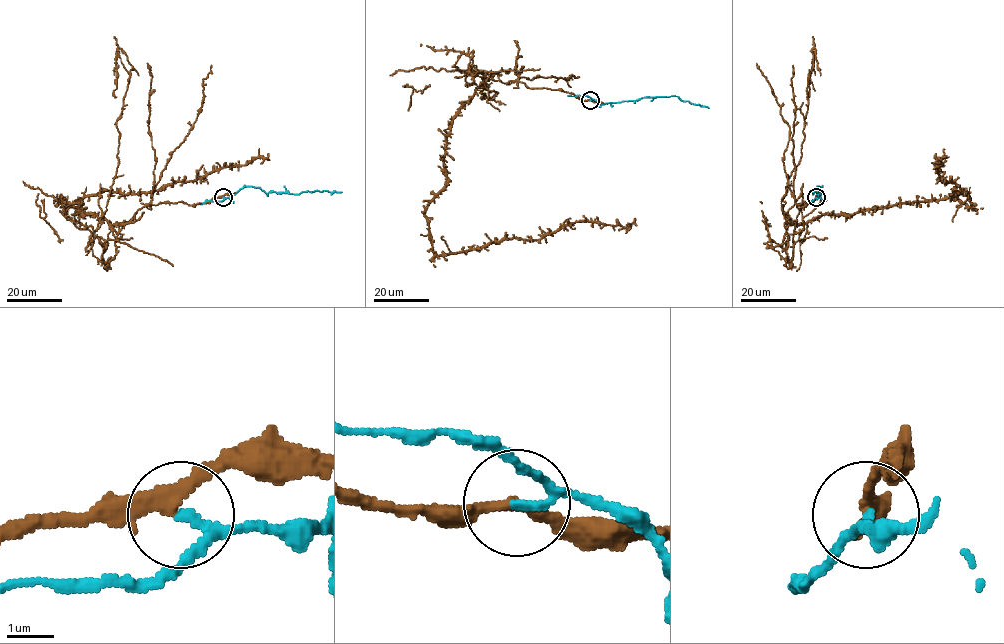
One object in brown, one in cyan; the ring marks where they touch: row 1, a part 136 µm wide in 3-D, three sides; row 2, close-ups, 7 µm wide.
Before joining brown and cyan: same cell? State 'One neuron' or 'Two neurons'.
Two neurons

